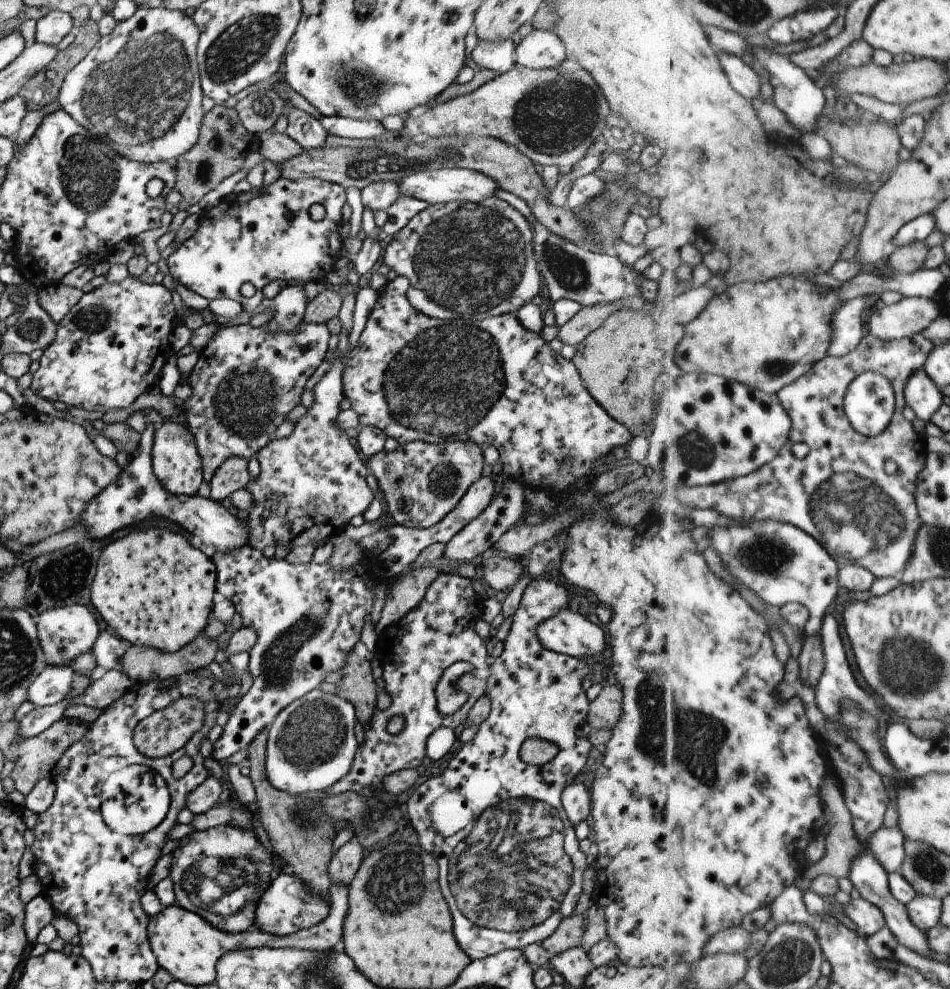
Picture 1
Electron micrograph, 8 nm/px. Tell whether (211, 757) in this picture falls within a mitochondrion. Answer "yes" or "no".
no

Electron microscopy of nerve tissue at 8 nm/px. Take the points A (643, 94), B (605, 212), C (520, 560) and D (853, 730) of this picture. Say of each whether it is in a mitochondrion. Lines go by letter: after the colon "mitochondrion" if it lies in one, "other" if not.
A: other
B: mitochondrion
C: other
D: other

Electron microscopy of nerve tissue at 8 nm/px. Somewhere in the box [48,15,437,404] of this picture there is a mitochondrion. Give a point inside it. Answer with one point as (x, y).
(136, 98)

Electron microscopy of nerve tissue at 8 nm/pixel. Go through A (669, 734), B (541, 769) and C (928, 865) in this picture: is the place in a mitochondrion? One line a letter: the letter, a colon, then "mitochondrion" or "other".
A: mitochondrion
B: other
C: mitochondrion

